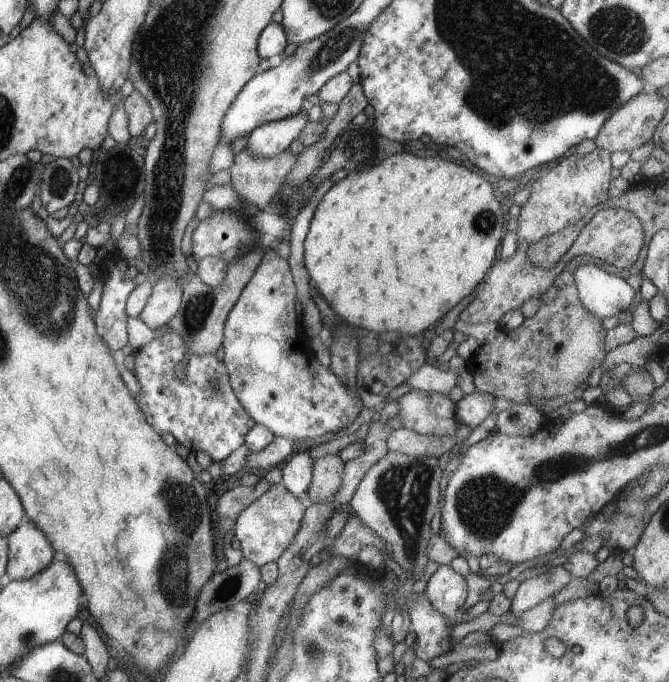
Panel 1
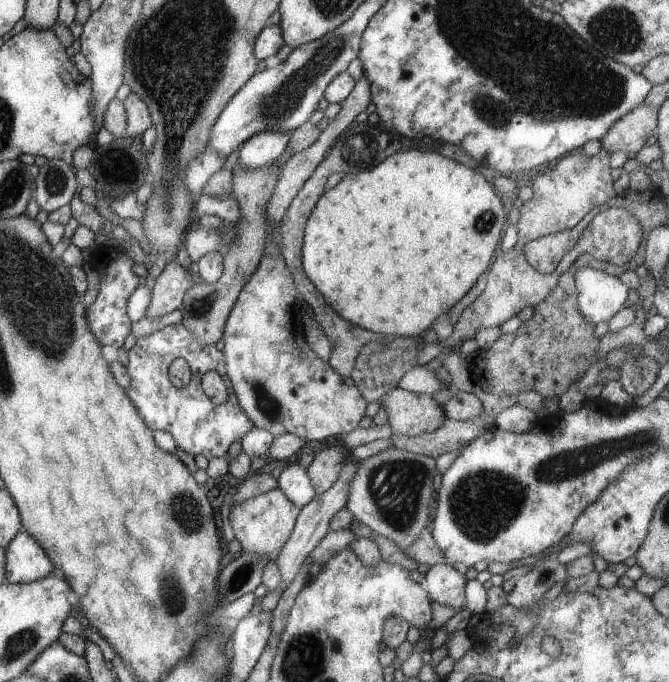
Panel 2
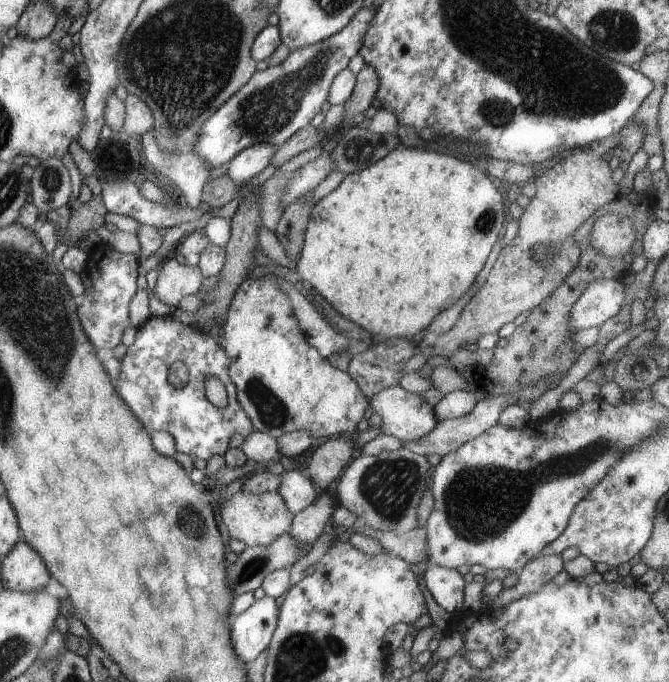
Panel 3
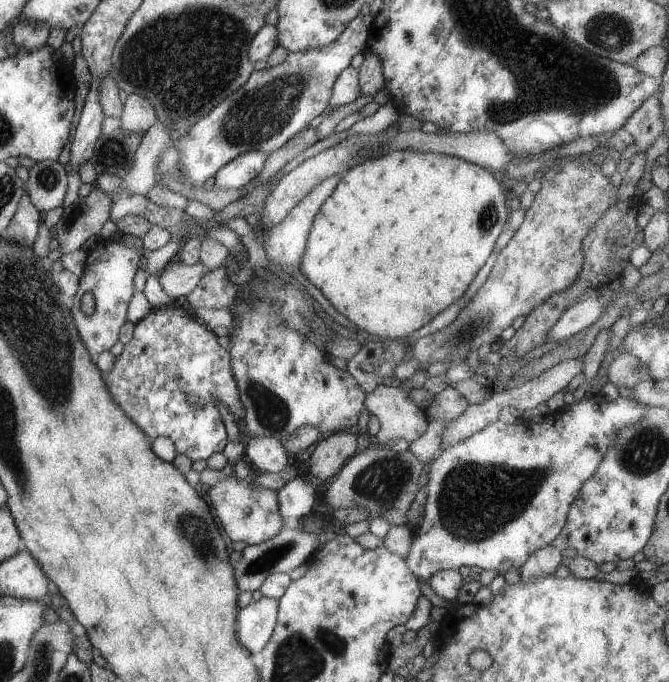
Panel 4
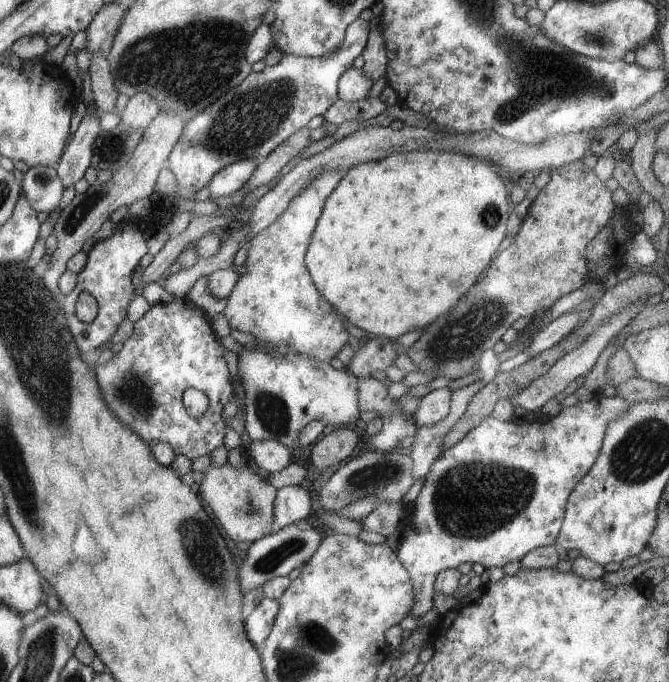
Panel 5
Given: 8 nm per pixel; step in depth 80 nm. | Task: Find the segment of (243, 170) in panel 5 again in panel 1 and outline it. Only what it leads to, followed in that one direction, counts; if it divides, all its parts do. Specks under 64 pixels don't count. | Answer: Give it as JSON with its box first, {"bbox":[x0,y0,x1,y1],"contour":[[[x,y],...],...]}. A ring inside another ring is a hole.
{"bbox":[248,109,308,158],"contour":[[[307,109],[294,116],[272,121],[256,127],[248,138],[248,147],[253,155],[260,158],[276,156],[288,149],[303,131],[308,120]]]}

